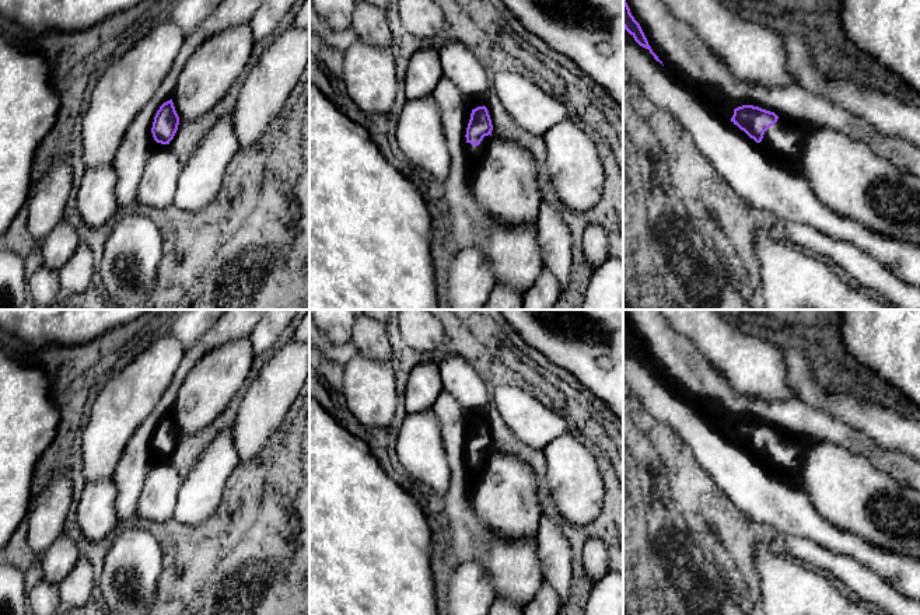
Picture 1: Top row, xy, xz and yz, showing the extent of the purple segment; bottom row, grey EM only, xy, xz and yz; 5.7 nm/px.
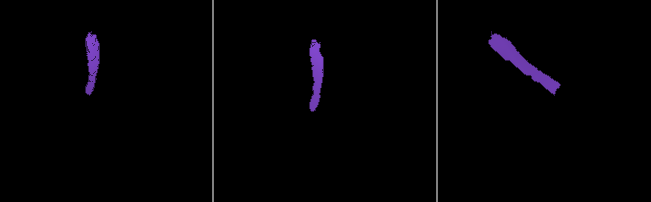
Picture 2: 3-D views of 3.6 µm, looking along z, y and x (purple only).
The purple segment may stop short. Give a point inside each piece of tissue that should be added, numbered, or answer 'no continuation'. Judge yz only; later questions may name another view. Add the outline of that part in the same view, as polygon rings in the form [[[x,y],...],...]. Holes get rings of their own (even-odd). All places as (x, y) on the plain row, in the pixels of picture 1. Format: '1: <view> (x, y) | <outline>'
1: yz (783, 454) | [[[783,433],[770,440],[759,457],[772,471],[797,479],[805,445],[798,438],[790,438]]]

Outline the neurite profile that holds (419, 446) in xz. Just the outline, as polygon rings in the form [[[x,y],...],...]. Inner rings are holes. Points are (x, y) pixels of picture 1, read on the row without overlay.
[[[433,409],[406,415],[395,443],[406,475],[445,495],[451,471],[442,445],[441,424]]]

